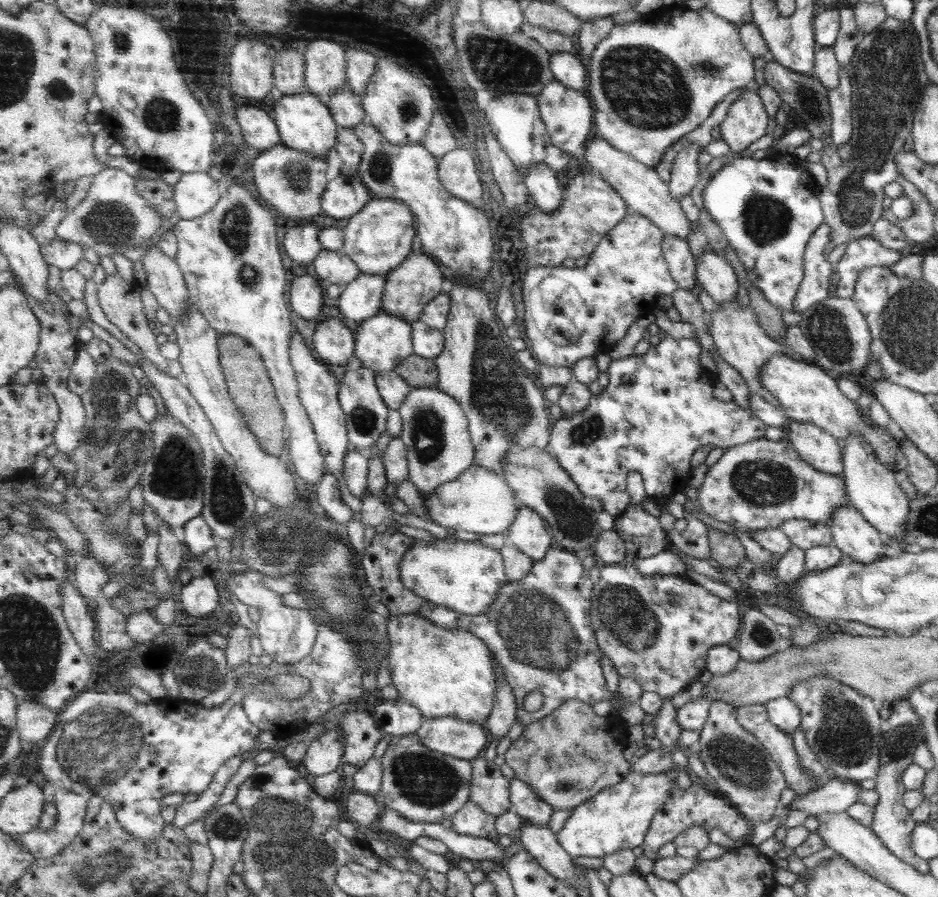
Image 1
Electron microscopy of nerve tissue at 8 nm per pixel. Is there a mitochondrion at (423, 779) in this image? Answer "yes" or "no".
yes

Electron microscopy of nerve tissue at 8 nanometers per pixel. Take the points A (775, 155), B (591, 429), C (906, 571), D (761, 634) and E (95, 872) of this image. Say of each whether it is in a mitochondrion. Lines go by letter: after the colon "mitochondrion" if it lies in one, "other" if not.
A: other
B: mitochondrion
C: other
D: mitochondrion
E: mitochondrion

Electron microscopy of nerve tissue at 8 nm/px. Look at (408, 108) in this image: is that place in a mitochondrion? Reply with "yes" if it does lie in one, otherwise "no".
yes

